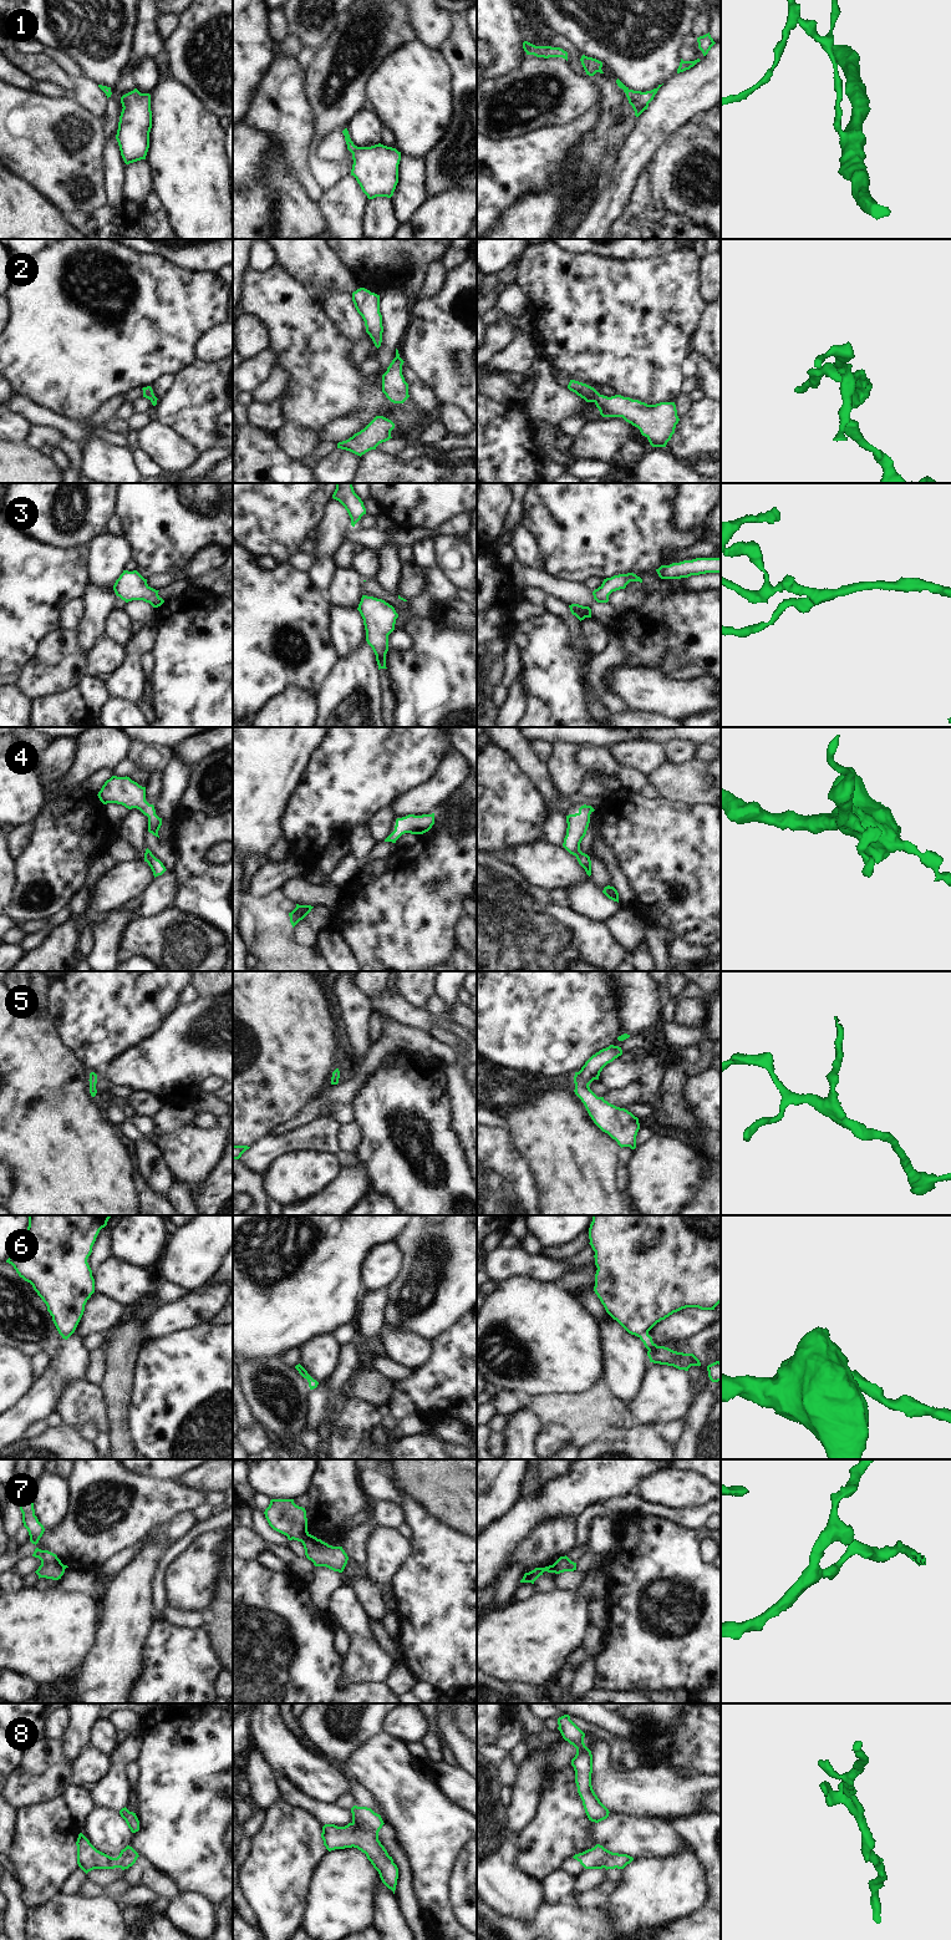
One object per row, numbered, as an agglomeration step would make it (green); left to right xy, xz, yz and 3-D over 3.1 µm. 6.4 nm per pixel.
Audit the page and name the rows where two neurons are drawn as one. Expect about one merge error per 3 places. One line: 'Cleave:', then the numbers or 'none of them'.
Cleave: 6, 7

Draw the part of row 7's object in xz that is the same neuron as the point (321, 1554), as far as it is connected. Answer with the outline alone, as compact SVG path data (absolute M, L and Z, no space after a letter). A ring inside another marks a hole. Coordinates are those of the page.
M307 1534L301 1543L306 1558L311 1560L315 1566L326 1566L339 1573L344 1571L349 1556L342 1547L329 1545L311 1534Z

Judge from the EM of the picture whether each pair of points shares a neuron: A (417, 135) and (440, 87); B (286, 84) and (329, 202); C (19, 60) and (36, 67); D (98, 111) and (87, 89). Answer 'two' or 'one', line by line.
A: one
B: two
C: one
D: one

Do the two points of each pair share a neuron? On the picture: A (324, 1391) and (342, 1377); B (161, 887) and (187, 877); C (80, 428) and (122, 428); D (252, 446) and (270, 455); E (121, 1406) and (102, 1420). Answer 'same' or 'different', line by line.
A: different
B: different
C: different
D: same
E: different

